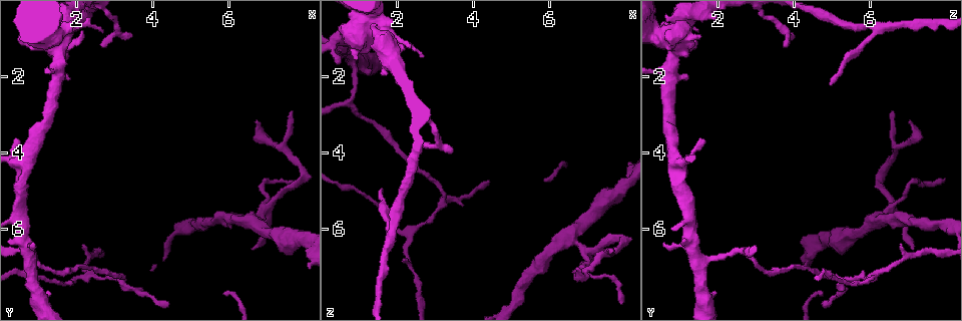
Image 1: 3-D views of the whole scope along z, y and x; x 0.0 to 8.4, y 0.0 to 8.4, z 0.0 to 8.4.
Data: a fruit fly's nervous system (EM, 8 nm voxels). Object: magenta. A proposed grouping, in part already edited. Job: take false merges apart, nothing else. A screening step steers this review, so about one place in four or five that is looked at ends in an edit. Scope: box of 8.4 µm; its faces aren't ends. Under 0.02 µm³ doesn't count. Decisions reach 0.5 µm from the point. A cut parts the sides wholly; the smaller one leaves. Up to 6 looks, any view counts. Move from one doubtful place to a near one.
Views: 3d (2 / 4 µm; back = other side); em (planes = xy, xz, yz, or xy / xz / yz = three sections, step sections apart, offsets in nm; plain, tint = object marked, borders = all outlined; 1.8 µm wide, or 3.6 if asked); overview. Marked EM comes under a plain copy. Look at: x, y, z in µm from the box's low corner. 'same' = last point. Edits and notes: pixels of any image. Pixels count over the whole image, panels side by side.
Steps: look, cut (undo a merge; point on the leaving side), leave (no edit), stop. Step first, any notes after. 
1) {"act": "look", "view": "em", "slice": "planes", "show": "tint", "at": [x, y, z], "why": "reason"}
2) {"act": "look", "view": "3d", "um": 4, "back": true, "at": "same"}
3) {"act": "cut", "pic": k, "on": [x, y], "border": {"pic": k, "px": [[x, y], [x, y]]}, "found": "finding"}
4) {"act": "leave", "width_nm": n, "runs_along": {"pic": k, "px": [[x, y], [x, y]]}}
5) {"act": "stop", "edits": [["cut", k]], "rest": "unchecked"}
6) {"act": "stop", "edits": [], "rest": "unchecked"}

{"act": "look", "view": "3d", "um": 4, "at": [3.20, 7.30, 5.25]}

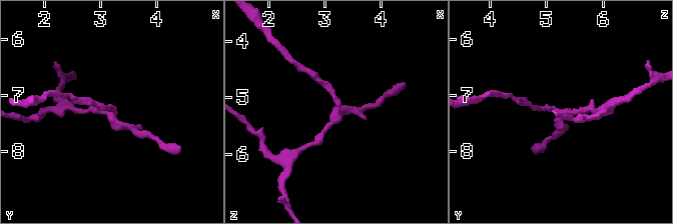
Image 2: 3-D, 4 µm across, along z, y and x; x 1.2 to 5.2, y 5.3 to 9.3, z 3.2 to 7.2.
{"act": "look", "view": "em", "slice": "planes", "show": "tint", "at": [3.25, 7.35, 5.20], "why": "need the tissue"}

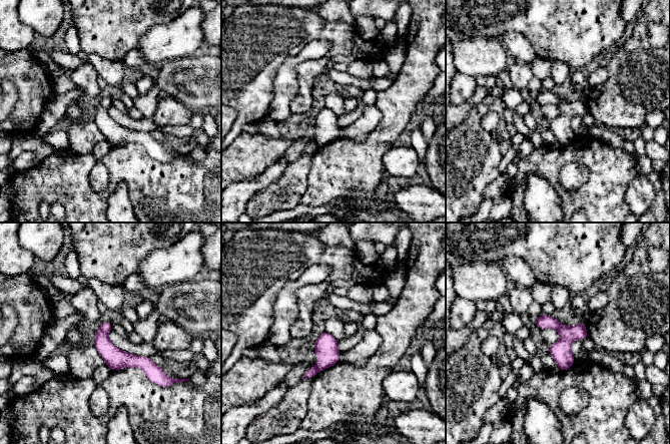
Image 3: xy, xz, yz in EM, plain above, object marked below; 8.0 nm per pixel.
{"act": "cut", "pic": 3, "on": [312, 371], "border": {"pic": 3, "px": [[315, 366], [318, 371]]}, "found": "a second neuron is stuck on"}

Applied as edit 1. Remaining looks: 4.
{"act": "look", "view": "3d", "um": 4, "at": [1.45, 1.05, 0.75], "why": "abrupt turn"}

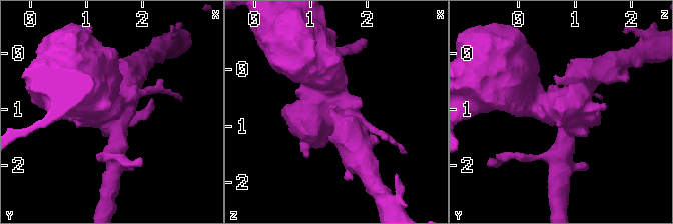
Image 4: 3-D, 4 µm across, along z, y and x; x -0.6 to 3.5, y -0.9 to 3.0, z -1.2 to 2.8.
{"act": "look", "view": "em", "slice": "xz", "step": 8, "show": "tint", "at": [1.45, 1.05, 0.80], "why": "need the tissue"}

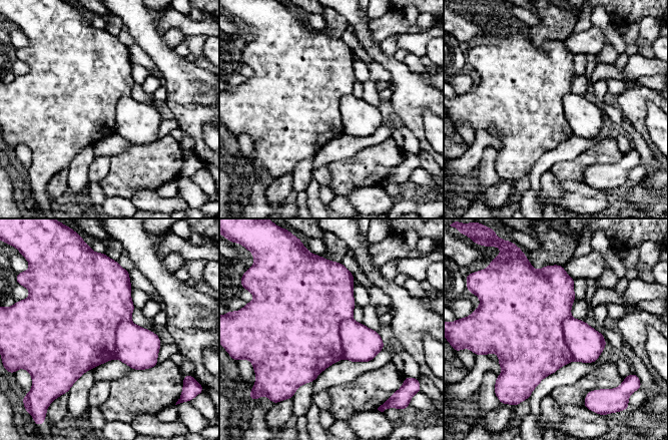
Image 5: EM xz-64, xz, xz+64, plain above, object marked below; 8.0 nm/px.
{"act": "look", "view": "em", "slice": "planes", "show": "tint", "at": "same"}

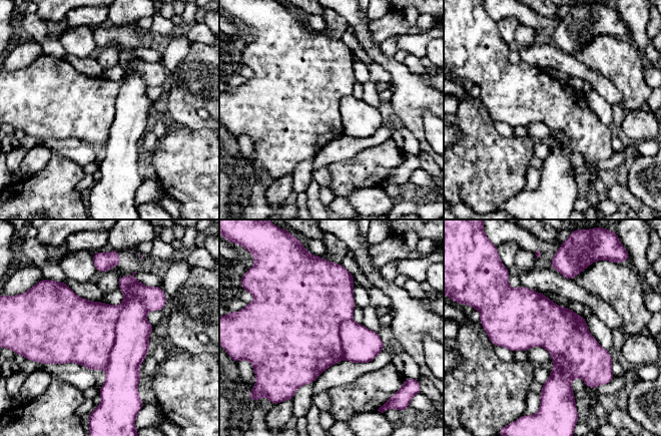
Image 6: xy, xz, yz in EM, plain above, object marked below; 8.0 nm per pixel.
{"act": "cut", "pic": 6, "on": [84, 332], "found": "a second neuron is stuck on"}

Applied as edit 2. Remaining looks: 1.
{"act": "stop", "edits": [["cut", 3], ["cut", 6]], "rest": "unchecked"}

